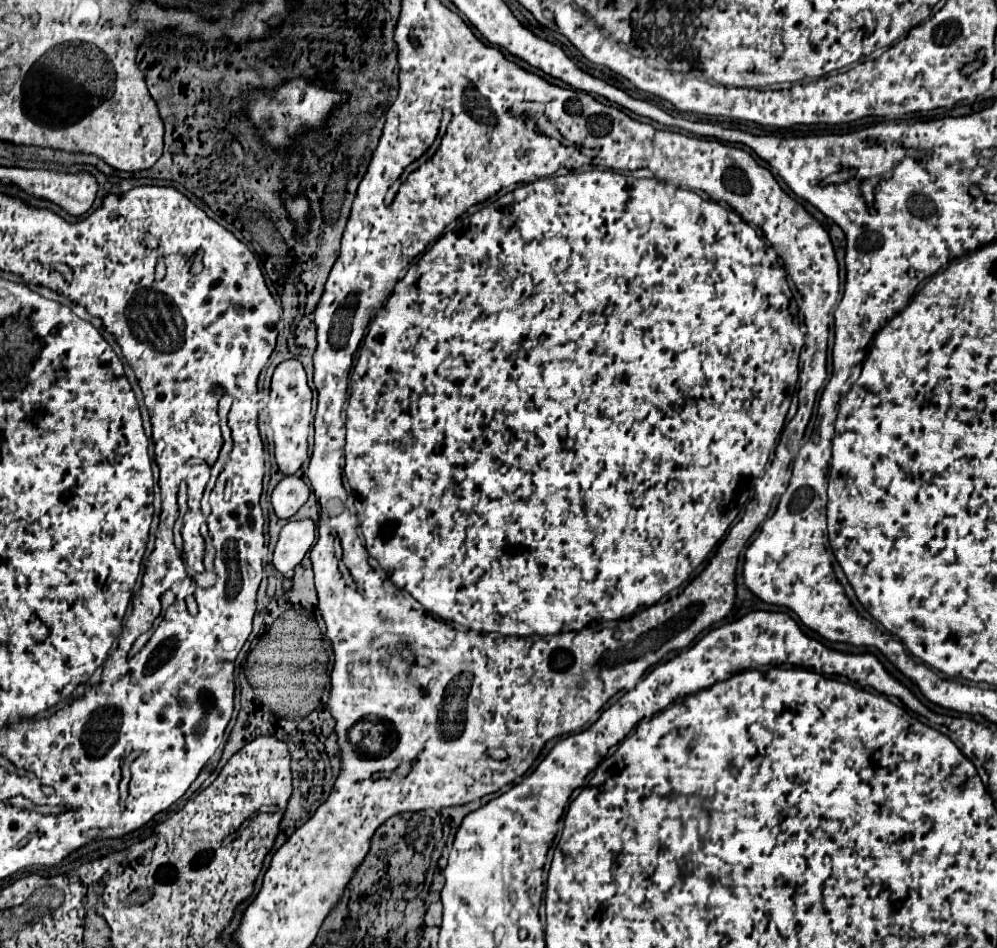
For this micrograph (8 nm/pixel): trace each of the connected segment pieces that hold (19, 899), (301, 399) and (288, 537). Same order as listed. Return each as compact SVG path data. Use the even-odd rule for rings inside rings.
M18 879L16 880L13 884L9 885L9 886L14 886L13 889L14 890L14 895L13 895L13 899L10 902L10 906L8 908L12 908L15 906L19 906L22 903L24 903L30 896L31 896L31 891L30 888L28 886L28 883L21 883L21 880Z
M288 359L280 363L272 377L270 389L270 427L274 431L276 443L276 463L284 475L294 475L308 457L308 425L310 425L310 401L312 391L306 383L306 371L298 359Z
M311 519L288 521L274 549L274 567L288 575L310 551L316 538L316 523Z

